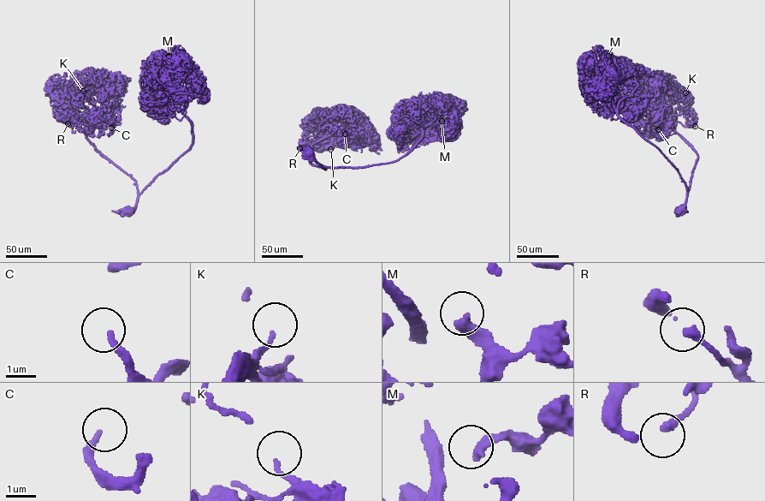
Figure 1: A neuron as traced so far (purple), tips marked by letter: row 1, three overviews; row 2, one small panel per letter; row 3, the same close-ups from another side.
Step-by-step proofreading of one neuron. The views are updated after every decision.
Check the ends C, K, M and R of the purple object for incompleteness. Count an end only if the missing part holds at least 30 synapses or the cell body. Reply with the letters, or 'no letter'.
no letter

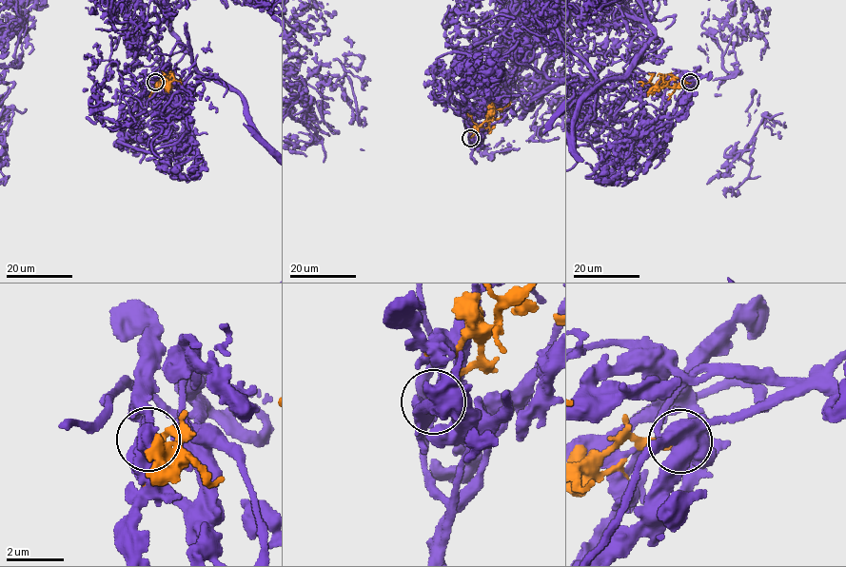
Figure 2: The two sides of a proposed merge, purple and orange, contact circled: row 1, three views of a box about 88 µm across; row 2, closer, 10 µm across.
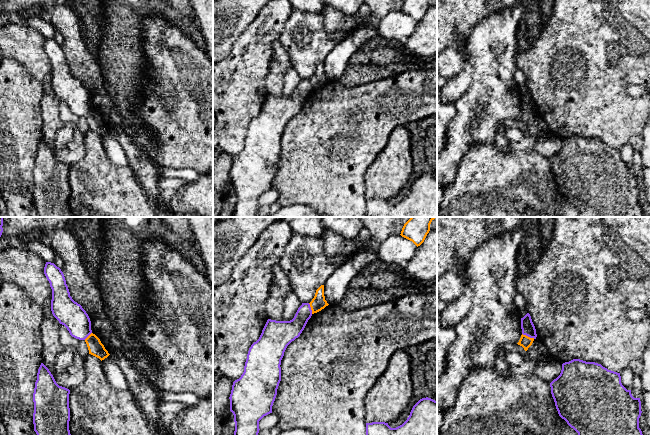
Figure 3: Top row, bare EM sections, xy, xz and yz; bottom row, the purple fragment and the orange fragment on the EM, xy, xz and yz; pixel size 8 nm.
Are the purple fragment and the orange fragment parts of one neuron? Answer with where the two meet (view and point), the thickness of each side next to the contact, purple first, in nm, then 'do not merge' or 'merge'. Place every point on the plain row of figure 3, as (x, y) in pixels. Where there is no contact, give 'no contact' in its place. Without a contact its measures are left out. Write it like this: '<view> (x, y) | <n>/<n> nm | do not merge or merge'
yz (528, 112) | 110/90 nm | do not merge

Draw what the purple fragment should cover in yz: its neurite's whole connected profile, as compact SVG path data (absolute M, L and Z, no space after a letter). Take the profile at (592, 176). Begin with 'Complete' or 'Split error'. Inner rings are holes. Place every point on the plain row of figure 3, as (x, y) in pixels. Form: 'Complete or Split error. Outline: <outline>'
Complete. Outline: M573 135L562 140L560 151L550 159L551 170L555 178L559 192L564 195L567 200L578 209L577 217L646 217L639 204L639 194L641 192L641 177L640 174L634 174L631 166L627 166L621 159L620 149L608 146L601 140L595 138L586 138L580 135Z

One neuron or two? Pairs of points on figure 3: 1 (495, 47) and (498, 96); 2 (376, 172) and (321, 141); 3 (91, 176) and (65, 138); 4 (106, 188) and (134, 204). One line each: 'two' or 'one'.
1: one
2: two
3: two
4: one

